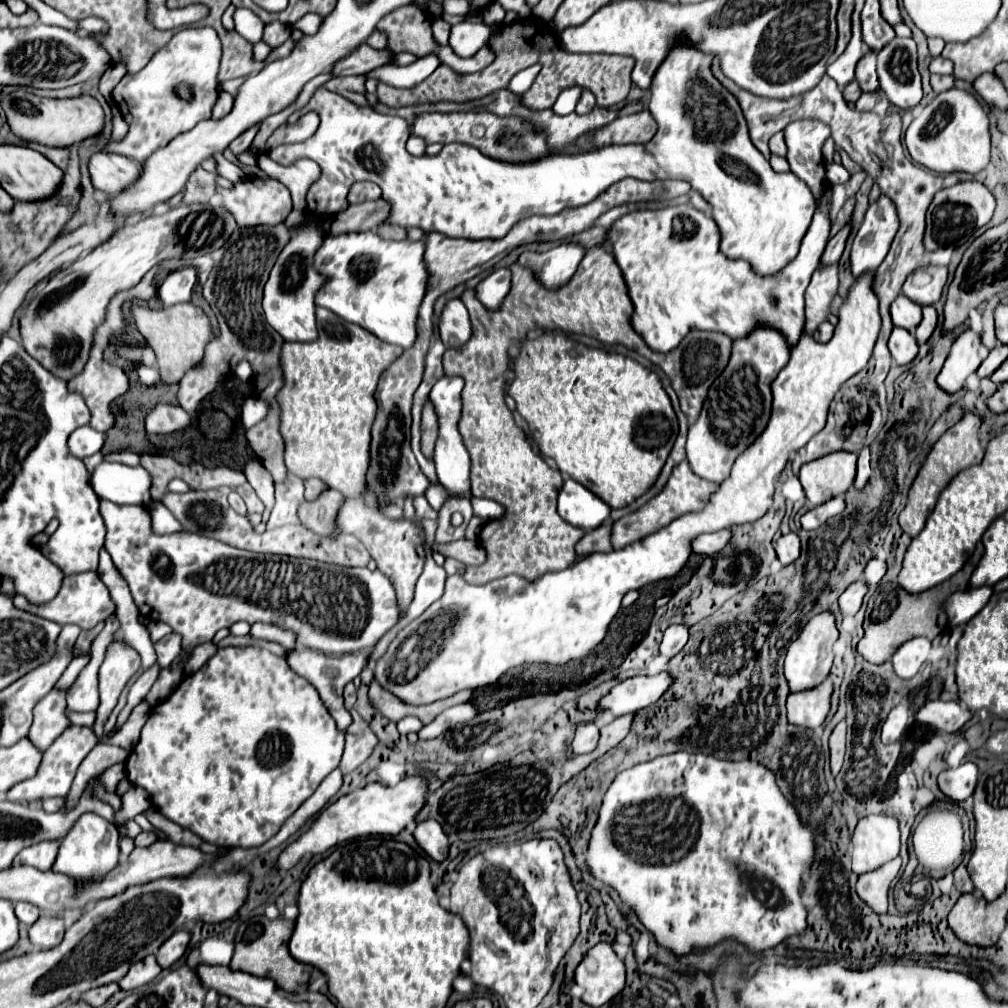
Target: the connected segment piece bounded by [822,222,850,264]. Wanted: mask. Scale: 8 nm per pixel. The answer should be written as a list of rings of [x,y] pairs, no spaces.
[[[848,222],[834,238],[828,240],[826,250],[824,250],[824,254],[822,254],[822,262],[824,262],[824,264],[832,264],[832,262],[838,262],[838,260],[840,260],[848,236],[850,236],[850,222]]]

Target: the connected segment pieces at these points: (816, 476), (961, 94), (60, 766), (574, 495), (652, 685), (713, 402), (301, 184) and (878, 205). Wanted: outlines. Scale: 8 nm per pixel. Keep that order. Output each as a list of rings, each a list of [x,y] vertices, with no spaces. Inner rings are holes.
[[[832,452],[828,456],[824,456],[824,458],[812,460],[808,464],[806,476],[802,476],[802,488],[806,492],[808,502],[812,506],[820,506],[820,504],[824,504],[830,498],[844,494],[852,486],[852,482],[854,482],[856,460],[858,460],[858,454],[854,454],[854,452]]]
[[[954,88],[938,94],[908,126],[906,146],[910,156],[940,174],[970,172],[976,174],[990,162],[990,130],[988,116],[976,96]]]
[[[70,726],[46,752],[42,758],[42,766],[38,770],[38,776],[18,782],[16,786],[12,786],[6,794],[6,800],[10,802],[20,802],[20,804],[32,804],[32,802],[42,802],[46,798],[54,798],[60,796],[64,798],[70,792],[72,780],[76,776],[76,770],[80,766],[80,762],[86,758],[86,754],[98,744],[98,738],[94,736],[94,732],[90,728],[84,726]]]
[[[568,478],[558,494],[558,514],[572,526],[592,530],[608,520],[610,506],[596,498],[582,484]]]
[[[632,676],[616,684],[606,696],[600,698],[598,710],[612,712],[614,716],[634,714],[654,704],[670,686],[670,676]]]
[[[758,328],[748,338],[732,344],[732,356],[722,376],[712,384],[708,402],[688,430],[686,454],[692,472],[708,482],[722,484],[734,460],[764,432],[772,412],[772,382],[788,364],[790,348],[784,336],[772,328]]]
[[[266,154],[258,156],[258,166],[266,172],[272,174],[276,180],[280,180],[292,194],[294,200],[294,208],[292,212],[286,216],[284,224],[288,228],[292,228],[294,224],[300,224],[304,220],[304,208],[306,208],[306,192],[310,188],[312,182],[316,182],[320,178],[320,166],[314,160],[298,160],[290,166],[280,166],[276,162],[272,162]]]
[[[880,194],[880,198],[874,204],[870,204],[852,246],[850,262],[854,276],[860,276],[866,270],[876,270],[880,266],[880,262],[886,258],[890,250],[896,230],[896,206],[886,194]]]

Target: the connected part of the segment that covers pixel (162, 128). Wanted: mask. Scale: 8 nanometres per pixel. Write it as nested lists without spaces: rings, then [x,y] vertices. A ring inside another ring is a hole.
[[[186,28],[176,32],[174,38],[158,50],[138,74],[126,74],[114,88],[112,96],[124,120],[130,124],[130,132],[124,140],[110,142],[106,150],[144,162],[154,150],[168,144],[169,134],[176,128],[196,126],[198,122],[208,120],[218,98],[220,56],[220,40],[212,28]],[[178,84],[186,84],[190,88],[190,100],[176,96]]]

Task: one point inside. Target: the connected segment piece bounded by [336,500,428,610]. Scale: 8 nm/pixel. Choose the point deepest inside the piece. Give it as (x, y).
(392, 544)

